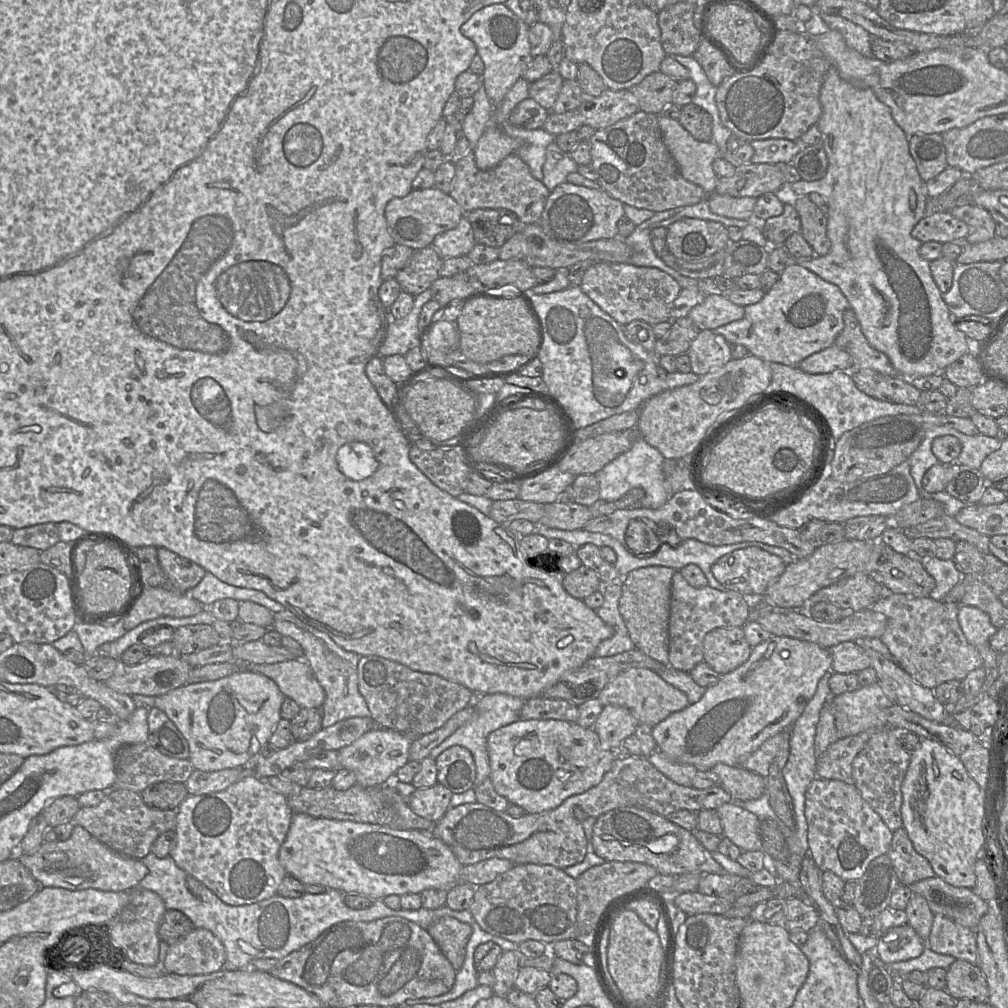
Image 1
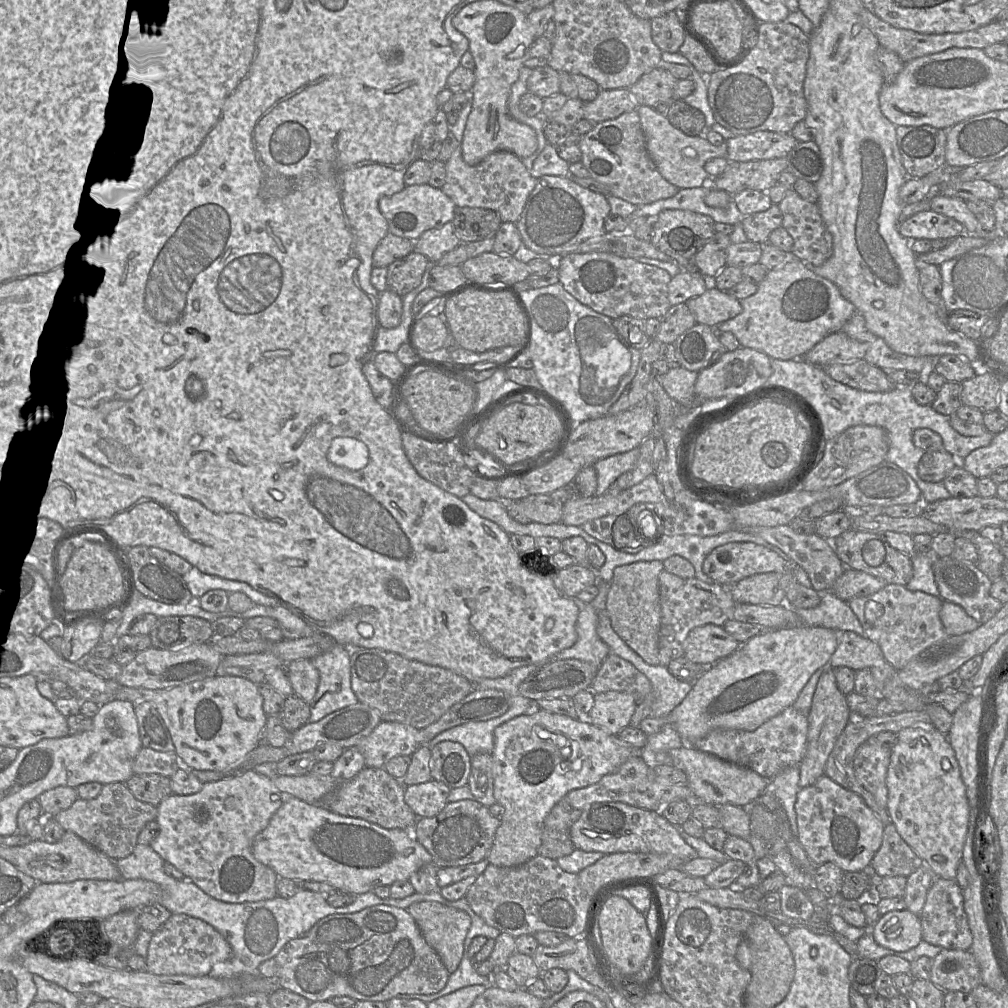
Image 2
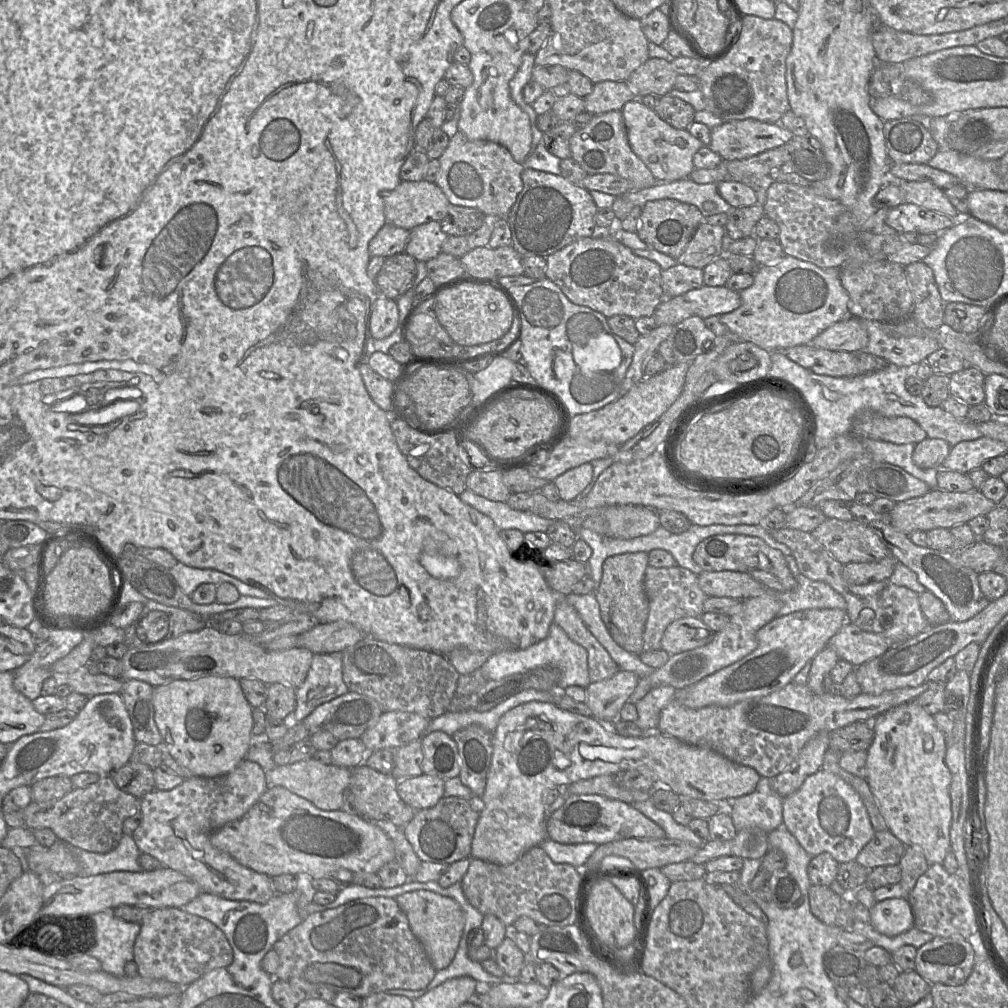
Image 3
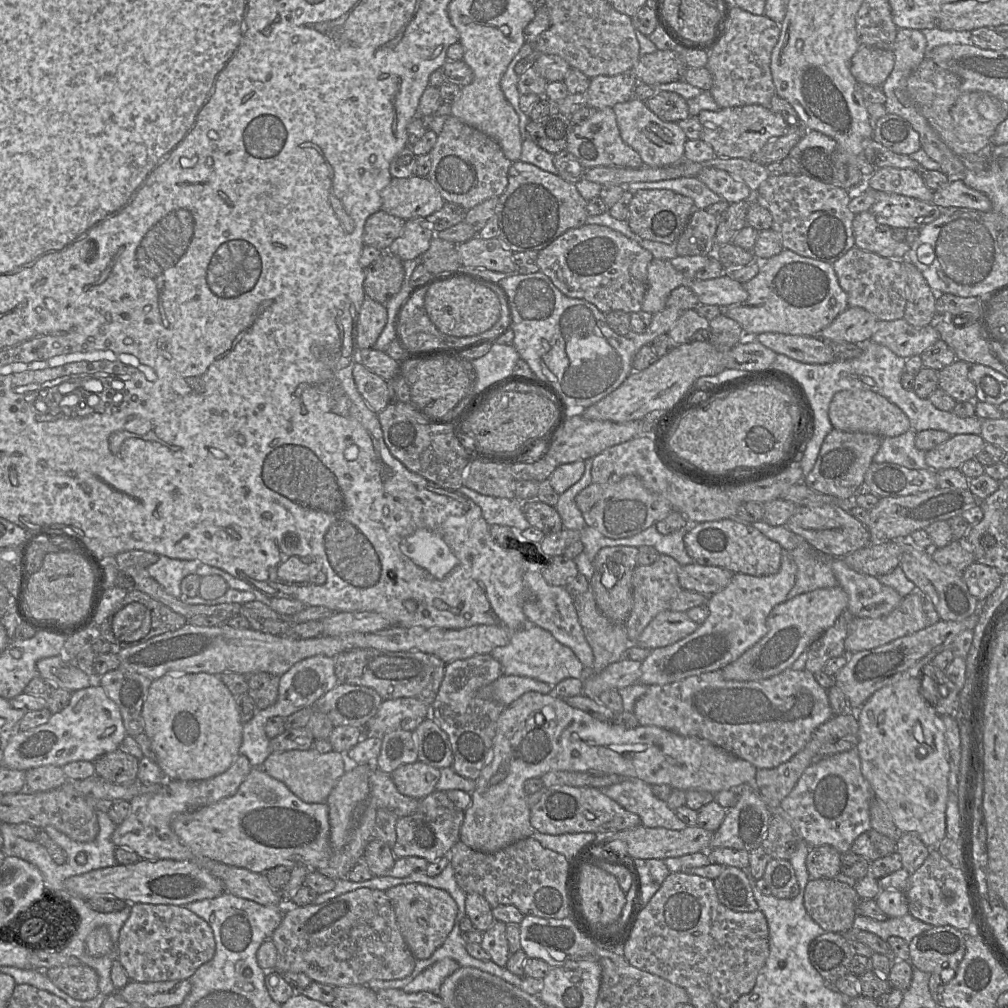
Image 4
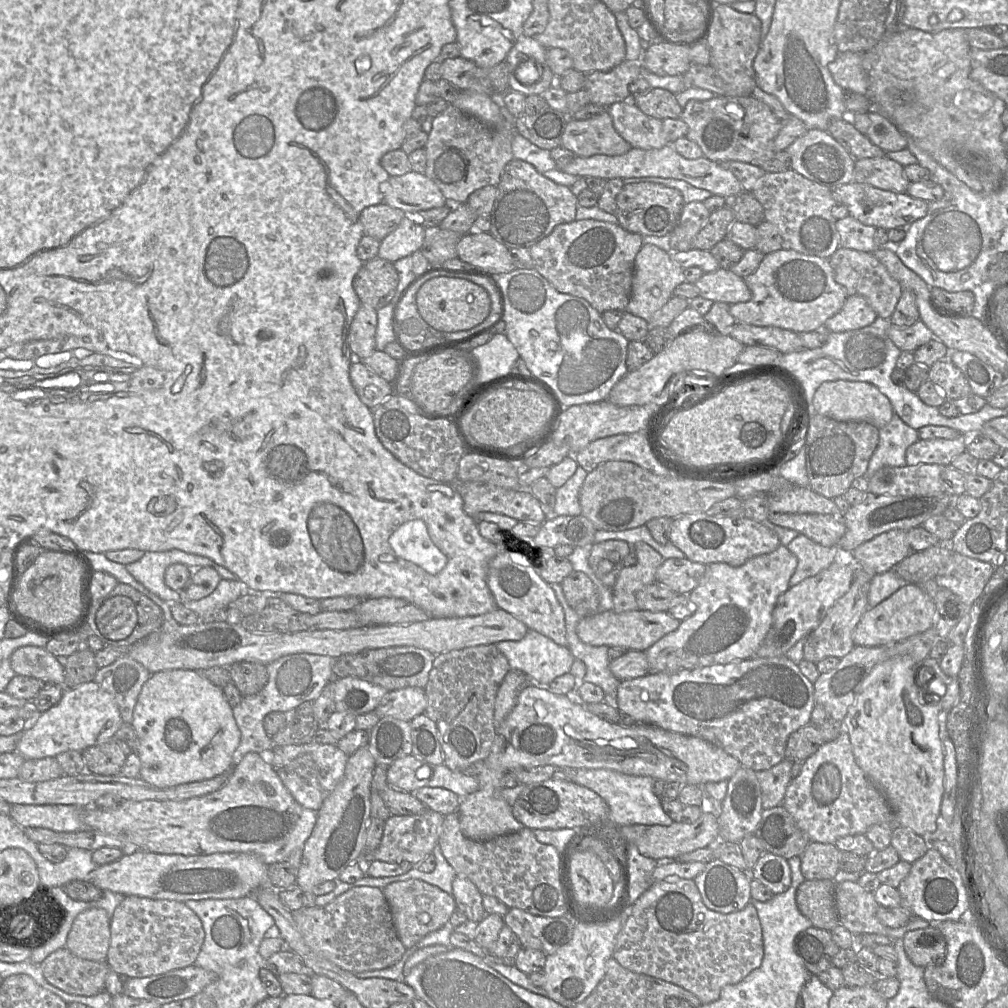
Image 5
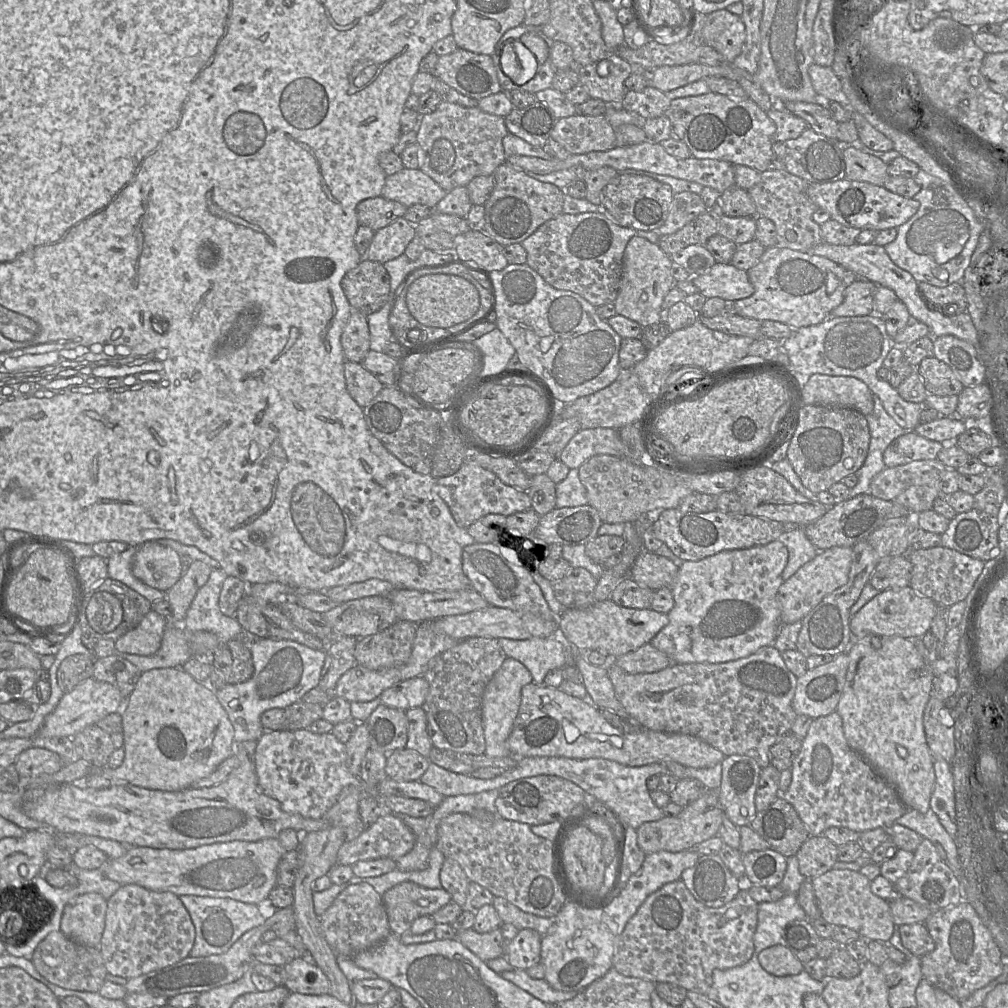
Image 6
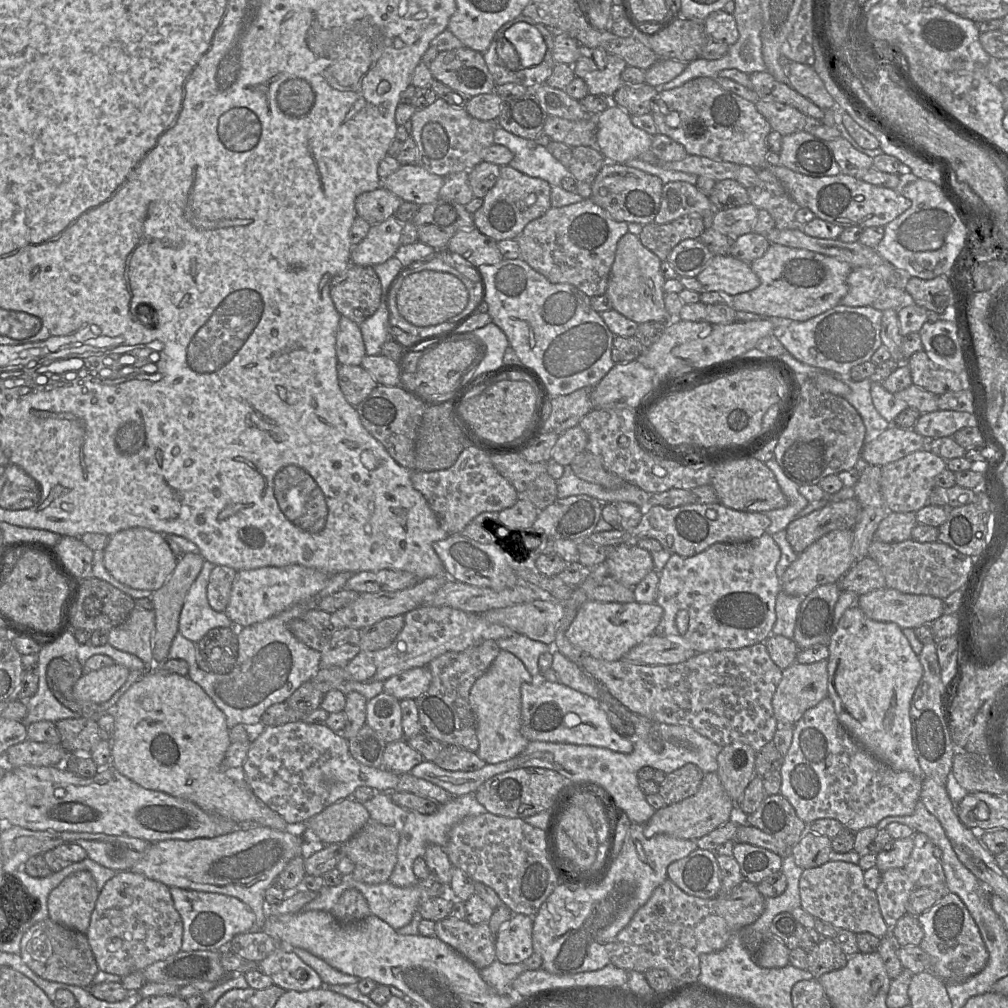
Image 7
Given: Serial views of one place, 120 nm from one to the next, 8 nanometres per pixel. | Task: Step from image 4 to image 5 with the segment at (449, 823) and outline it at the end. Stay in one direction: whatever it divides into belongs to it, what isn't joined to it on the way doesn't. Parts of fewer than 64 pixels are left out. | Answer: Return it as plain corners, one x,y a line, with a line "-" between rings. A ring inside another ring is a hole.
430,809
420,815
398,816
391,815
385,822
383,836
378,848
372,852
366,852
363,863
371,861
402,862
407,861
413,865
422,863
432,854
438,844
442,831
444,815

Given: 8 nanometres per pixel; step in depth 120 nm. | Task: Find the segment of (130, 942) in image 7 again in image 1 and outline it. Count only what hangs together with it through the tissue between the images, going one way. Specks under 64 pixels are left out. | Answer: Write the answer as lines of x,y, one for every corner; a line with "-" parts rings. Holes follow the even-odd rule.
194,928
182,940
169,944
163,964
167,974
204,975
222,969
226,950
220,939
204,928

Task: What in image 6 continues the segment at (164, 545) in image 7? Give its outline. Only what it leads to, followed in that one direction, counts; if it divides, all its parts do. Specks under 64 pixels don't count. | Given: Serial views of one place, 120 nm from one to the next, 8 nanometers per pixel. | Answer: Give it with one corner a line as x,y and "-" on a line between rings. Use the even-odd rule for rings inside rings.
148,541
140,546
129,546
129,547
137,547
132,565
132,573
137,579
141,580
146,585
155,588
157,590
167,592
181,578
182,565
180,555
173,549
167,546
163,546
159,544
157,541

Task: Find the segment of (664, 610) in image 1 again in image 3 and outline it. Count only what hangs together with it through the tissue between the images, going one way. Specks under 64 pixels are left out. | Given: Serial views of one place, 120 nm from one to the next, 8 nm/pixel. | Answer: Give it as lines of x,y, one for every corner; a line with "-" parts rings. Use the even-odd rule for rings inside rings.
623,553
609,556
603,562
603,573
594,593
601,618
613,639
626,651
639,656
644,651
643,634
648,617
649,602
644,591
644,575
648,553

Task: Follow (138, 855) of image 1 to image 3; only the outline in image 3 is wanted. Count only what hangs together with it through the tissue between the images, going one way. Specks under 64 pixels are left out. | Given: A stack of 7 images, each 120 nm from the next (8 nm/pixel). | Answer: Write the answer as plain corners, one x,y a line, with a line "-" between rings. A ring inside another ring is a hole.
106,776
85,788
73,788
59,800
41,803
32,801
19,811
26,827
31,830
49,828
56,834
58,841
66,841
88,852
108,853
119,844
124,821
140,812
140,803
141,799
124,792
110,776

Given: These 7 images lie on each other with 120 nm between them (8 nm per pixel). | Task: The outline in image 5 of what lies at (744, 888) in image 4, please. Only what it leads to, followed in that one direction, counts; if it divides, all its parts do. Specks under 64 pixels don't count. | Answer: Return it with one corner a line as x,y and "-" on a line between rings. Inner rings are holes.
717,858
708,862
694,881
710,910
728,914
743,910
751,903
751,878

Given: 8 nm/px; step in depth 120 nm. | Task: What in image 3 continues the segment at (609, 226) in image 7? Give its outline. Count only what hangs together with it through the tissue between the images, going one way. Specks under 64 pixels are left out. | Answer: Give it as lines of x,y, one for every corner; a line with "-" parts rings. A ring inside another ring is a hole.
602,235
578,239
546,257
545,277
554,282
567,298
587,306
605,317
627,315
633,319
653,316
666,298
662,288
662,269
656,262
636,255
631,249
611,237

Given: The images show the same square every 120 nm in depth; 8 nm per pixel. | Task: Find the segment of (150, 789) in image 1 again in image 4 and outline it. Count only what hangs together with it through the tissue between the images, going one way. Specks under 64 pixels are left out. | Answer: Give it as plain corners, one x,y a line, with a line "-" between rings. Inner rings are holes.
120,748
97,757
93,763
96,774
110,783
126,785
138,780
139,759

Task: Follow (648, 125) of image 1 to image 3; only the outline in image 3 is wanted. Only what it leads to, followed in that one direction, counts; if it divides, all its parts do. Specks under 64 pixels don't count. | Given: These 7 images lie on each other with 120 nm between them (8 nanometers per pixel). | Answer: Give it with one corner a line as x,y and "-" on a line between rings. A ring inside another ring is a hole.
609,111
594,115
583,128
577,129
570,139
571,157
587,174
609,173
620,176
630,183
630,191
638,191
658,184
649,168
630,147
621,111

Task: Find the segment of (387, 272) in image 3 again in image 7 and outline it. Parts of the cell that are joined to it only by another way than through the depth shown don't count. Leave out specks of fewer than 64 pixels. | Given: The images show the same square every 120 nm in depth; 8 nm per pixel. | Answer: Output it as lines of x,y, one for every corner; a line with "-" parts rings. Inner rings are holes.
350,264
343,273
332,279
330,295
341,316
361,324
380,305
381,282
372,266

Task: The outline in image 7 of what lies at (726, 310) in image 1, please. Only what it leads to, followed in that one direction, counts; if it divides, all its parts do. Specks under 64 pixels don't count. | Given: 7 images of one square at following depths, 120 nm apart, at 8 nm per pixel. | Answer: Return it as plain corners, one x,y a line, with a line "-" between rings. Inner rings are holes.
714,255
696,278
704,287
704,291
717,291
731,296
753,290
760,284
751,263
732,255

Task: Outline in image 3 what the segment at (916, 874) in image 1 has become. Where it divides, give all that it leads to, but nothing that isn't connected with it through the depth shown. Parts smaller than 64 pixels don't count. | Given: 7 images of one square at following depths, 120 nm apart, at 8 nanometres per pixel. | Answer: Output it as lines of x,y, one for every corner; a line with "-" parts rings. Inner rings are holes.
890,830
877,831
859,852
856,860
869,869
900,864
906,847

